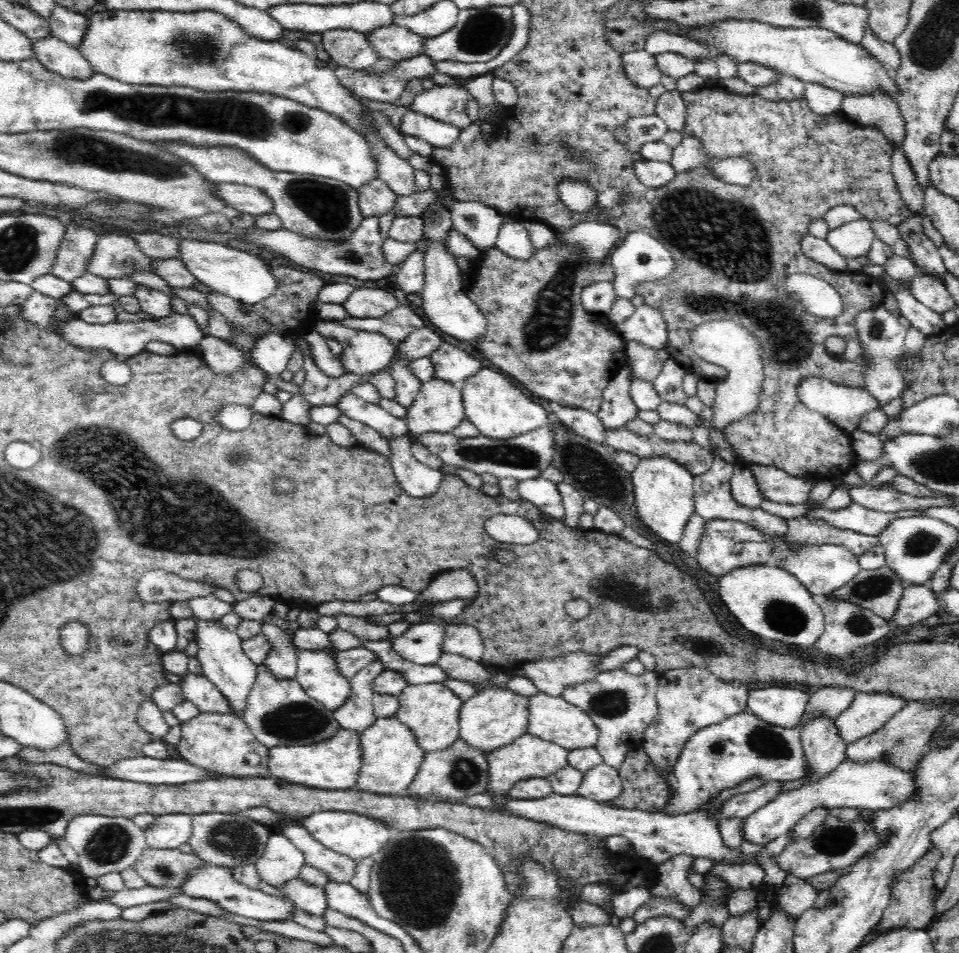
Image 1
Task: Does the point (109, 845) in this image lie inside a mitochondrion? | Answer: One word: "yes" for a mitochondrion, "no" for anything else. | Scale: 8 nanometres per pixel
yes

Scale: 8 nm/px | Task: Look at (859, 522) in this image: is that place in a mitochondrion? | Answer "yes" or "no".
no

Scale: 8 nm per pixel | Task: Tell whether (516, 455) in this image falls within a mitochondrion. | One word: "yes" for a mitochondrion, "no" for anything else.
yes

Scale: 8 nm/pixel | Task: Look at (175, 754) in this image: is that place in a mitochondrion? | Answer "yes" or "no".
no

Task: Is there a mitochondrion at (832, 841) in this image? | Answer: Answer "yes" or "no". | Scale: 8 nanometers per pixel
yes

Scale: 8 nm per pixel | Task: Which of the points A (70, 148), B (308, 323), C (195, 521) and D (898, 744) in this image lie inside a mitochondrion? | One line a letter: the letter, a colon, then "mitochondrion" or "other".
A: mitochondrion
B: other
C: mitochondrion
D: mitochondrion

